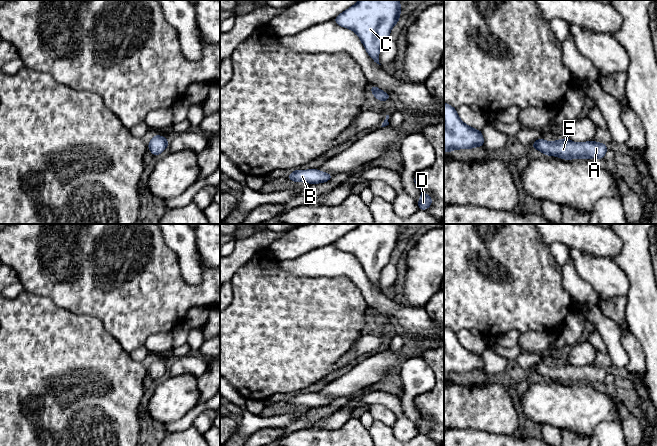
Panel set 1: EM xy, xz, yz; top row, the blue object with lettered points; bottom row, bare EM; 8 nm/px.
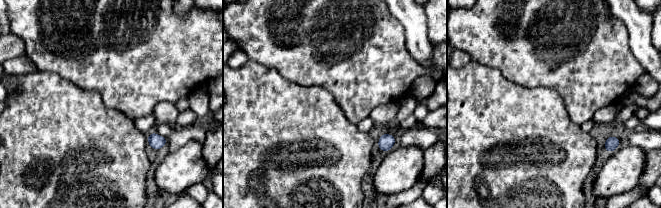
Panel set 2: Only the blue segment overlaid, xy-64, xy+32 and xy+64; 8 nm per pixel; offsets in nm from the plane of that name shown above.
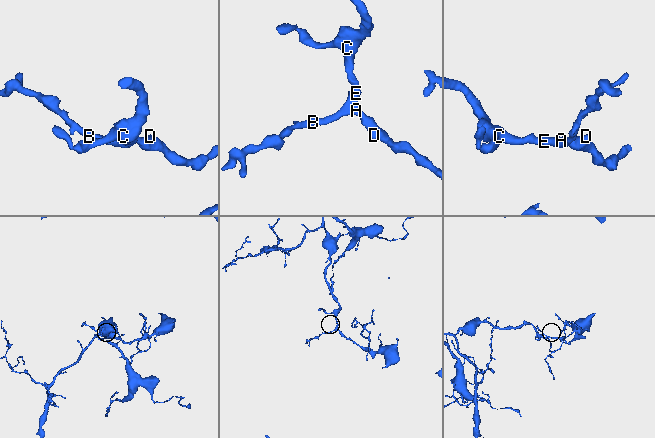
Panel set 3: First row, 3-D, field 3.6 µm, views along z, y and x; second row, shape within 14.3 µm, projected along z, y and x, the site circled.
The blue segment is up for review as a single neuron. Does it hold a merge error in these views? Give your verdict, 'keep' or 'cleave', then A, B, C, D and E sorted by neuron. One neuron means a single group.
keep; A B C D E

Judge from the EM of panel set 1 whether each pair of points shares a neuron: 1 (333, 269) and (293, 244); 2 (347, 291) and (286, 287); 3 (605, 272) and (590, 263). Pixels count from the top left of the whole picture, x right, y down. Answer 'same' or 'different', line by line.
1: different
2: same
3: same

